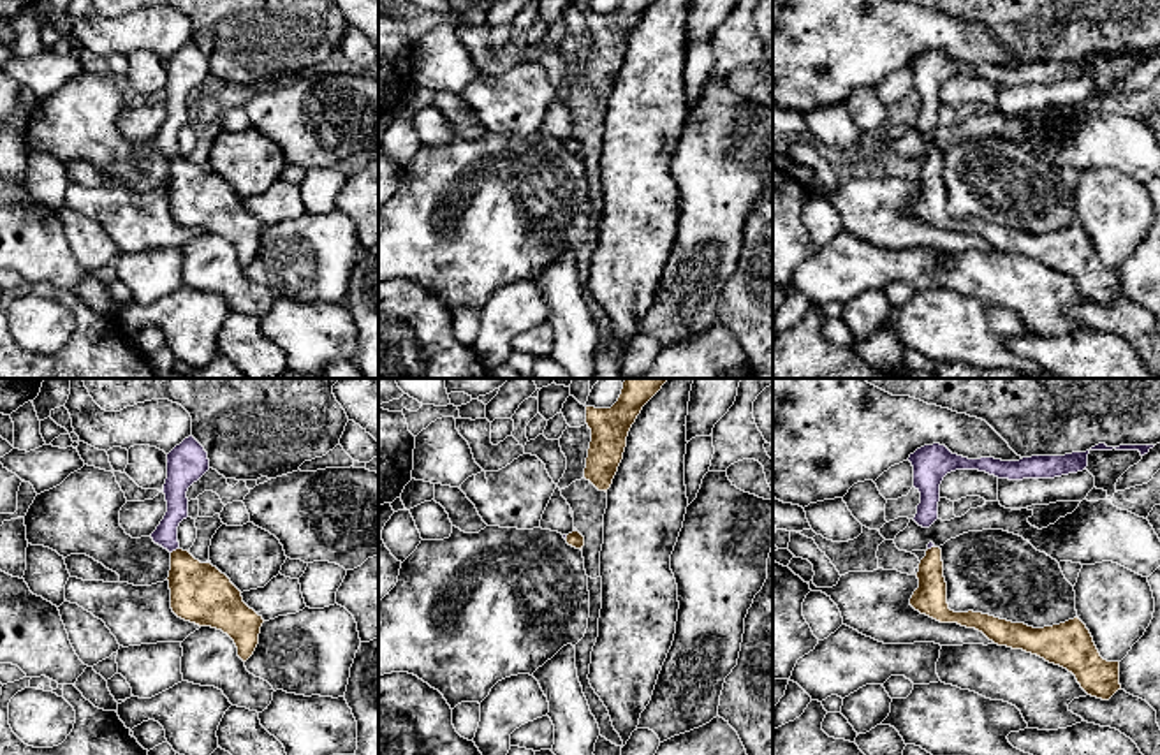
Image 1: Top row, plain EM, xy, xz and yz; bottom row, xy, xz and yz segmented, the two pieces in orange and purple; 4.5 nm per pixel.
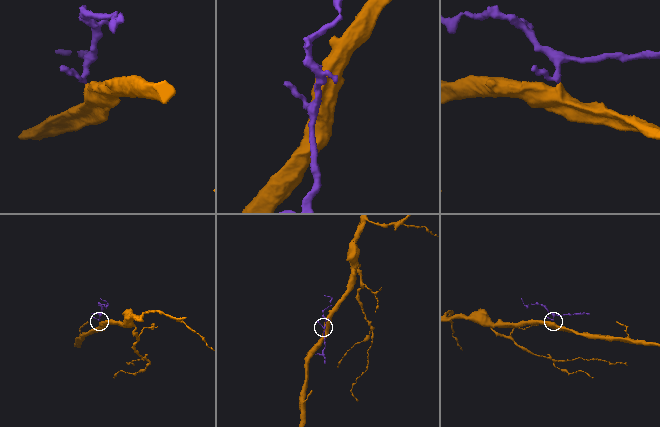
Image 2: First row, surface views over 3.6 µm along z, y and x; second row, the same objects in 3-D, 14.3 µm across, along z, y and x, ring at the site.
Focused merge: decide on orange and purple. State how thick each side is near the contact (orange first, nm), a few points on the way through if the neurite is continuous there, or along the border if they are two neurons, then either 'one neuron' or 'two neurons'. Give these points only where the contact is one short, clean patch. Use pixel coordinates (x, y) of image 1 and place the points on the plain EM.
calibres 280 and 110 nm; way xy (199, 199), (189, 185), (176, 155), (166, 139); one neuron

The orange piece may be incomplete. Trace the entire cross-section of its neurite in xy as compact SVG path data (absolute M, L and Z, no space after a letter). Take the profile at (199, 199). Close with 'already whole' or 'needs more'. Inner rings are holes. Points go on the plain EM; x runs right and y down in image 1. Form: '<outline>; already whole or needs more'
M190 40L167 60L164 100L167 118L151 139L155 150L171 158L169 195L173 218L199 232L227 239L238 262L246 268L257 250L264 229L241 202L241 197L211 169L201 169L178 148L178 132L188 123L188 93L209 76L204 53Z; needs more

